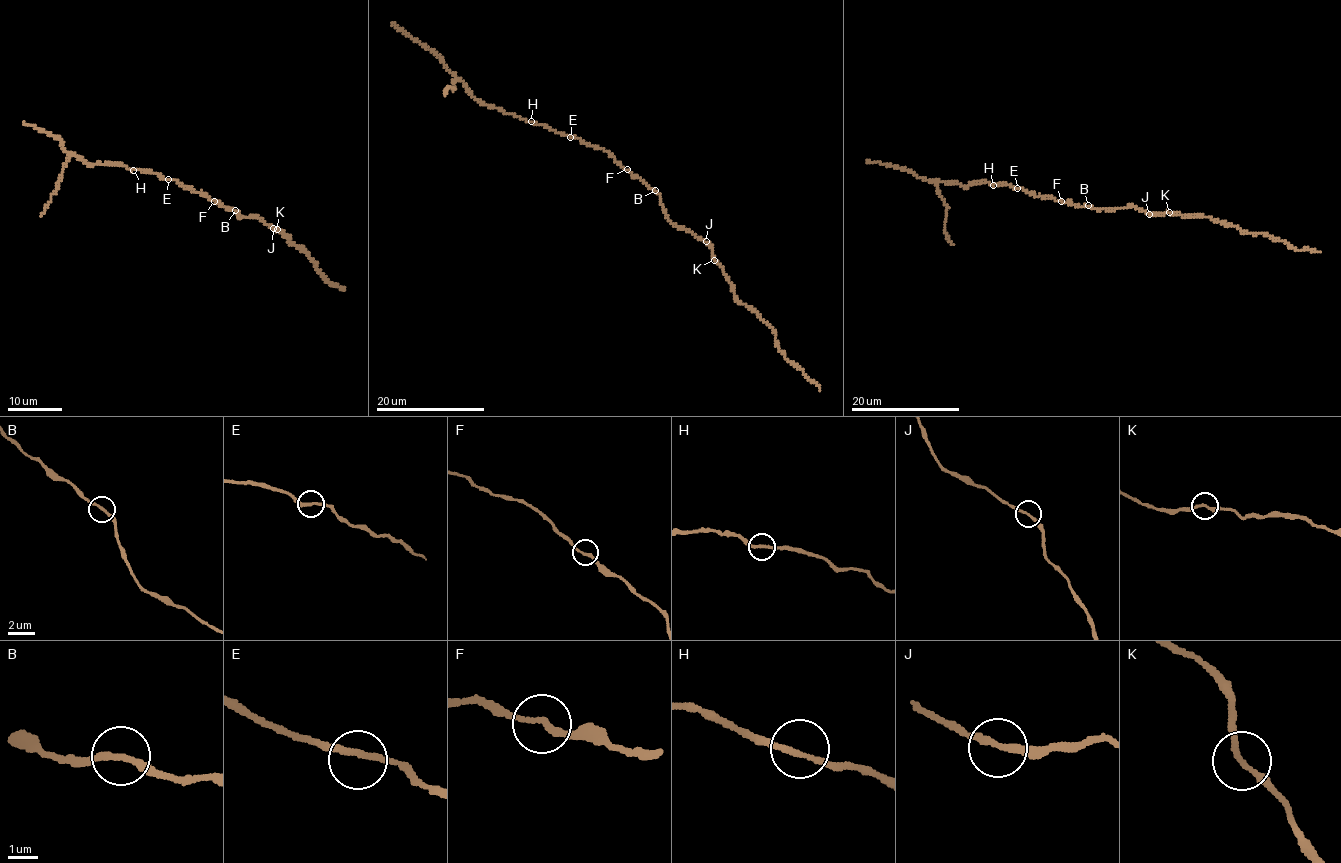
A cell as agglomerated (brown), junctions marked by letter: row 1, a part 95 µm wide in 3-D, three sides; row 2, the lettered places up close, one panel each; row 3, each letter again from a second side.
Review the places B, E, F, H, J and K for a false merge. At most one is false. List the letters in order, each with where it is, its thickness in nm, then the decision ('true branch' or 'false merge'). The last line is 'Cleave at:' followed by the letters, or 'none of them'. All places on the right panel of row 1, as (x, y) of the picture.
B: place (1088, 205); calibre 200 nm; true branch
E: place (1017, 188); calibre 200 nm; true branch
F: place (1061, 201); calibre 190 nm; true branch
H: place (993, 185); calibre 200 nm; true branch
J: place (1149, 214); calibre 200 nm; true branch
K: place (1169, 212); calibre 200 nm; true branch
Cleave at: none of them

